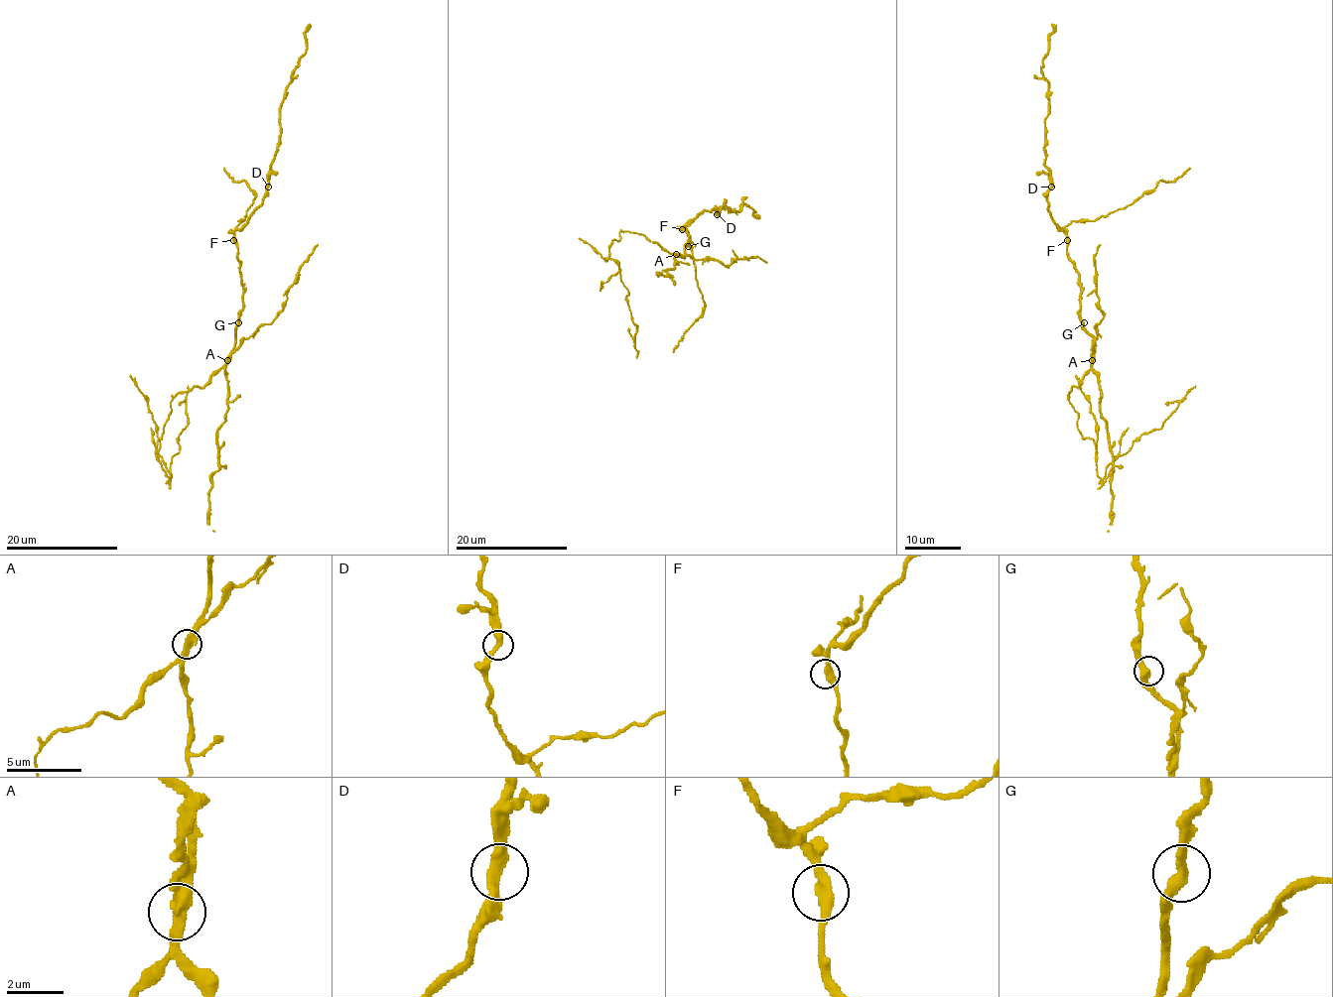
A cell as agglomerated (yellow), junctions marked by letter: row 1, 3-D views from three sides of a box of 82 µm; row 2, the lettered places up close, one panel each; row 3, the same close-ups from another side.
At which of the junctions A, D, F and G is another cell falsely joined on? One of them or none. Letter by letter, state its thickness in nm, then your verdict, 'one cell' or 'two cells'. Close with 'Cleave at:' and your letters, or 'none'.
A: 400 nm | two cells
D: 400 nm | one cell
F: 380 nm | one cell
G: 400 nm | one cell
Cleave at: A

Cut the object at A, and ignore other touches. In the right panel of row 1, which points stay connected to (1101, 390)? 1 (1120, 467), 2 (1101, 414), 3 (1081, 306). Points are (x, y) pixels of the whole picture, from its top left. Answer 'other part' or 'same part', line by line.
1: same part
2: same part
3: same part

